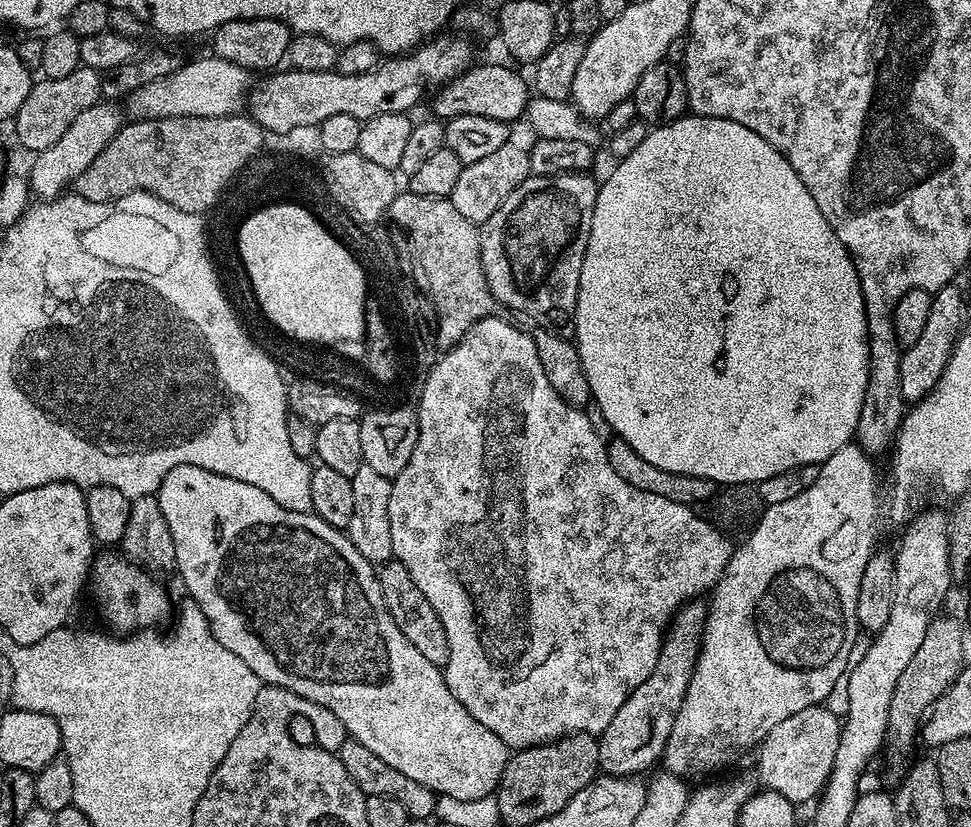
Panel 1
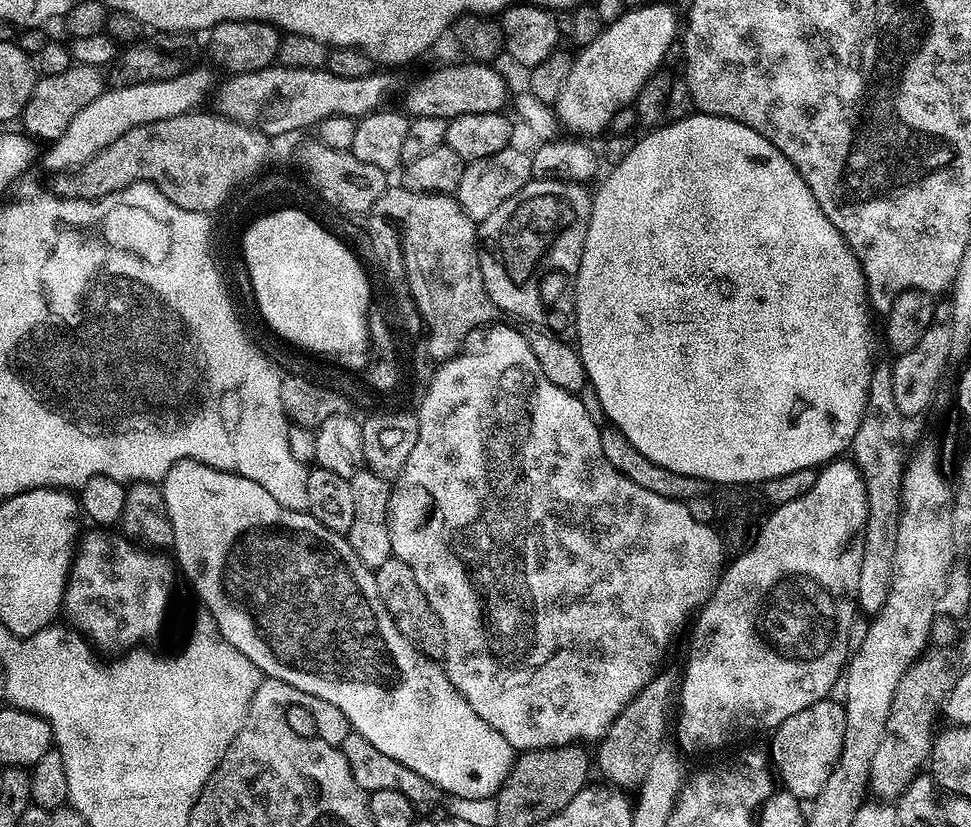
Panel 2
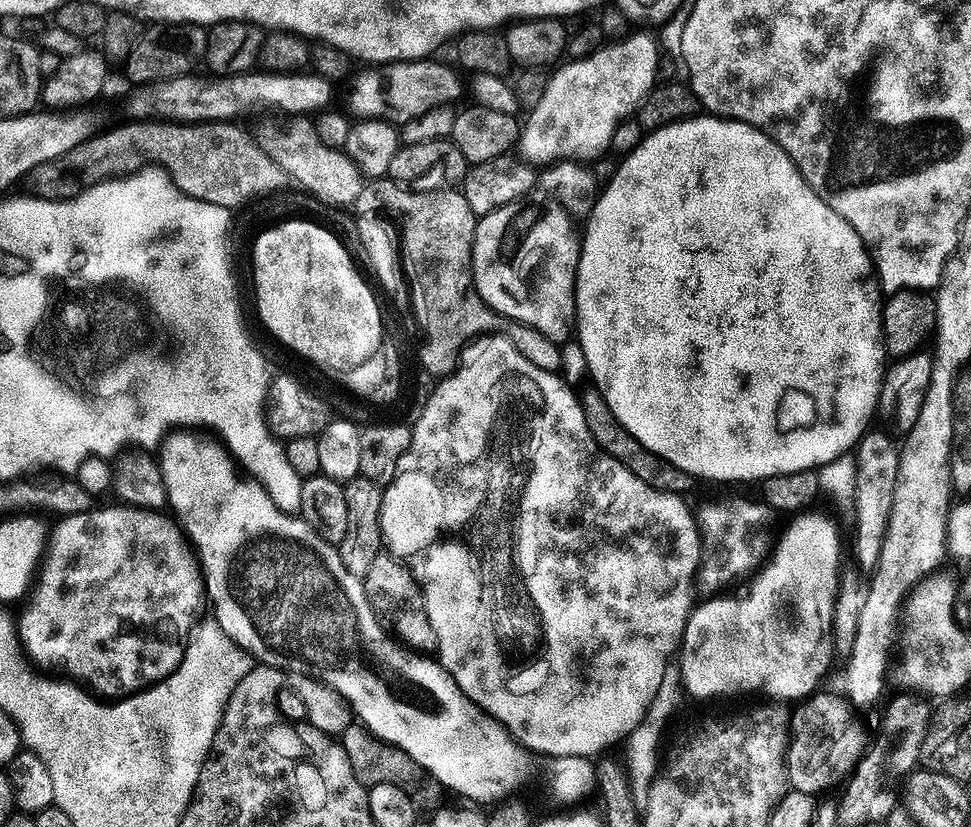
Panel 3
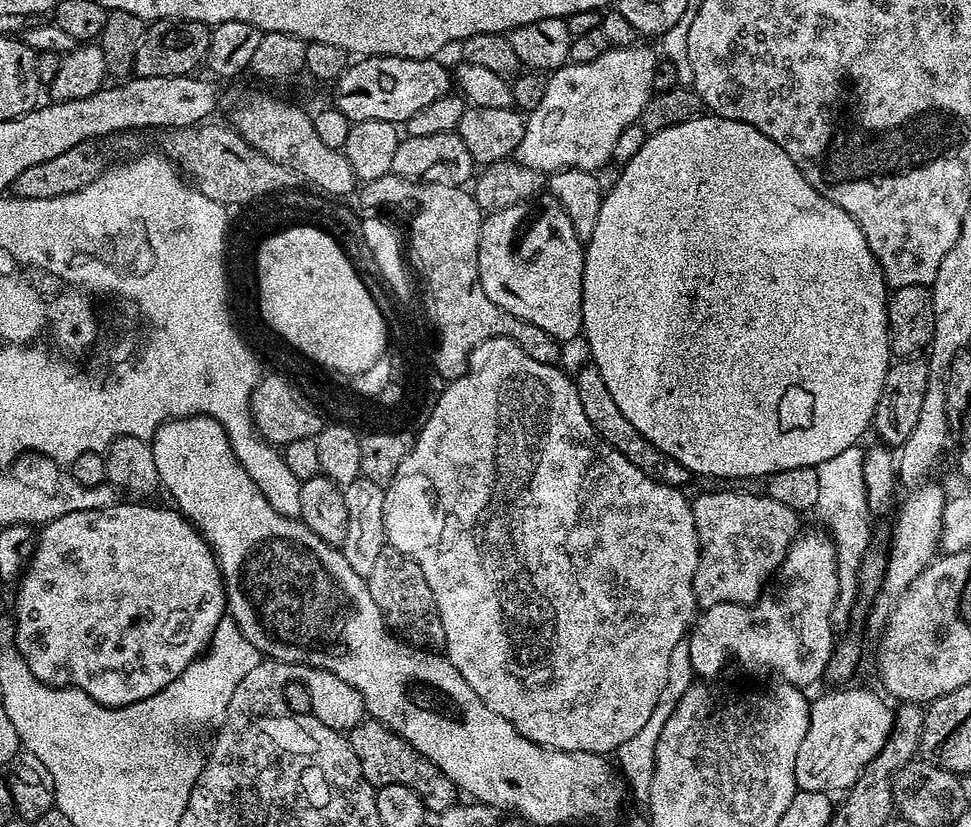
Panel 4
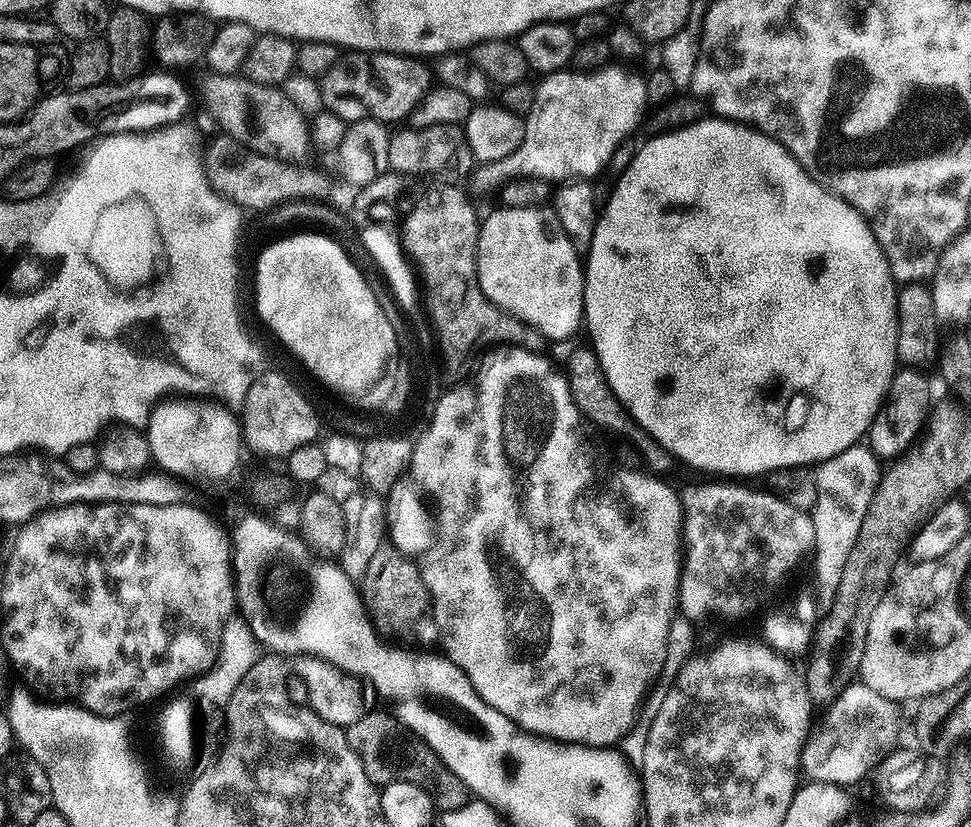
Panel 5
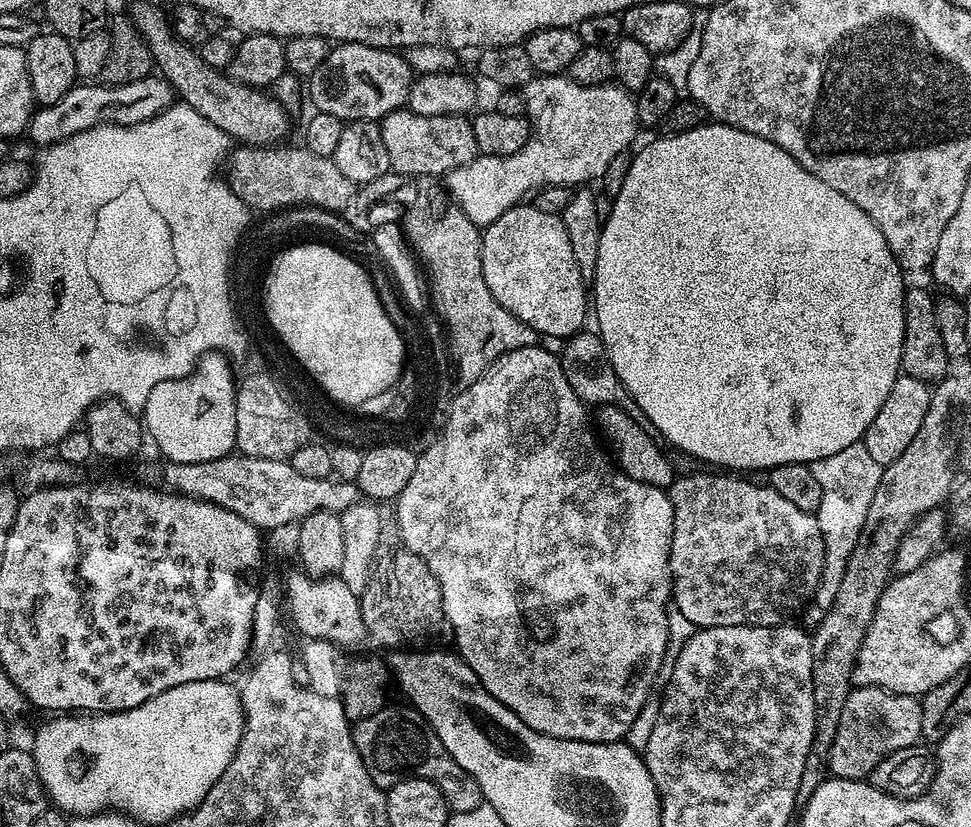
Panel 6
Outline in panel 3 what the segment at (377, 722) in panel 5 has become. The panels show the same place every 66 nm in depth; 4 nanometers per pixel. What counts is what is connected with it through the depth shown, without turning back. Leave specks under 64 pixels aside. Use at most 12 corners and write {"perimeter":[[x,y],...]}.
{"perimeter":[[354,722],[340,745],[365,788],[406,790],[418,810],[442,787],[401,748]]}

